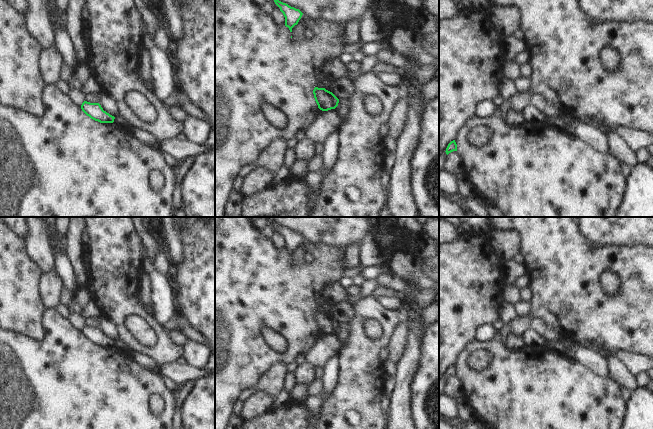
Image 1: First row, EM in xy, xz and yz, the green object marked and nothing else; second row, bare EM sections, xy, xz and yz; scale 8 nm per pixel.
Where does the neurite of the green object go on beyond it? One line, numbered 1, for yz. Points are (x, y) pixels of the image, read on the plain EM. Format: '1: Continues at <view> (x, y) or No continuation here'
1: No continuation here.

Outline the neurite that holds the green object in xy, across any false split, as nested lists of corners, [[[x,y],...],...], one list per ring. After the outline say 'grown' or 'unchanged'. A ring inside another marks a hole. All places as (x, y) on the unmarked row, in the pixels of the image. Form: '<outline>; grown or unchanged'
[[[84,325],[81,329],[82,335],[91,343],[100,347],[113,347],[115,341],[103,334],[99,327]]]; unchanged

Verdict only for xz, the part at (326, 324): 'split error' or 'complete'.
complete

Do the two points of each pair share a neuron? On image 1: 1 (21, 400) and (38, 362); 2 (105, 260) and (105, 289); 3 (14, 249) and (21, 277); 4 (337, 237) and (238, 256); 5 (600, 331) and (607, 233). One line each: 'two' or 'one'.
1: one
2: one
3: one
4: two
5: two

